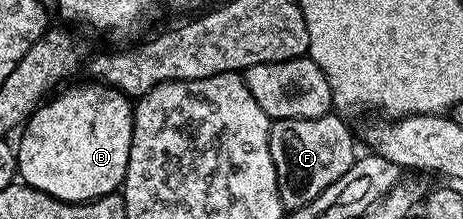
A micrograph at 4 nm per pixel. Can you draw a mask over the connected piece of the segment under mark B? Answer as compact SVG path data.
M99 81L87 82L80 83L69 91L61 90L52 97L57 99L49 98L41 103L27 123L23 124L19 132L20 143L18 142L16 147L16 169L19 178L29 187L42 193L50 193L50 197L58 197L67 203L85 203L119 192L123 188L130 161L133 100L121 93L117 87L108 87Z

